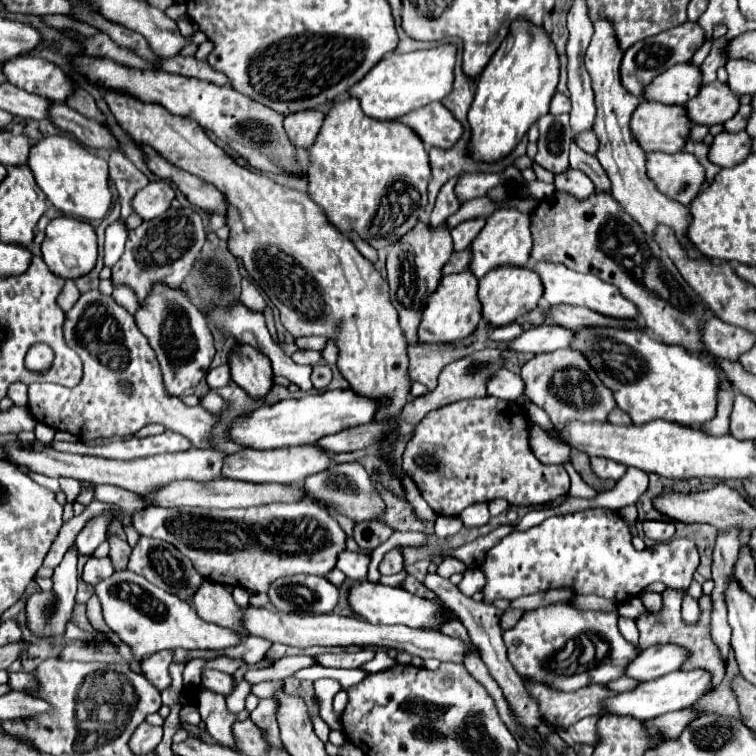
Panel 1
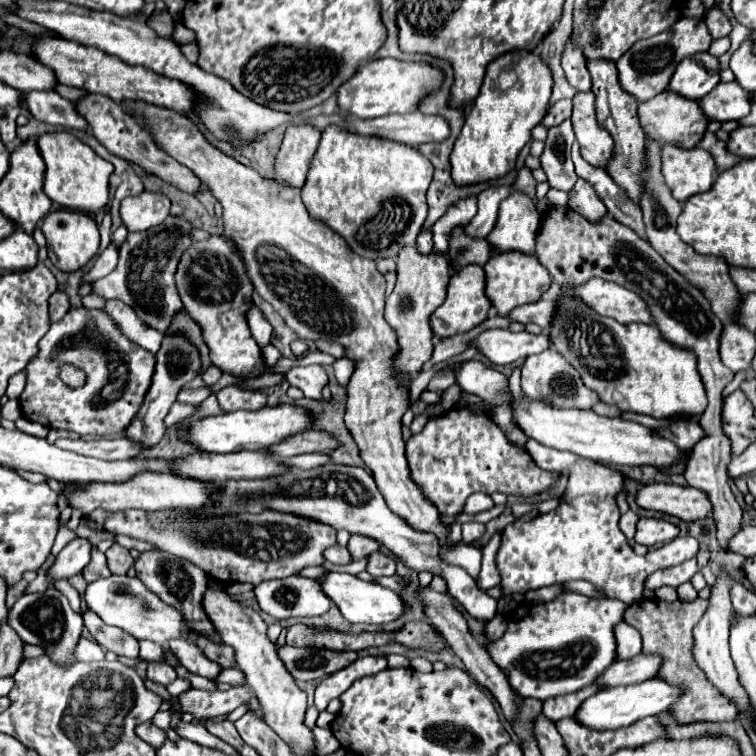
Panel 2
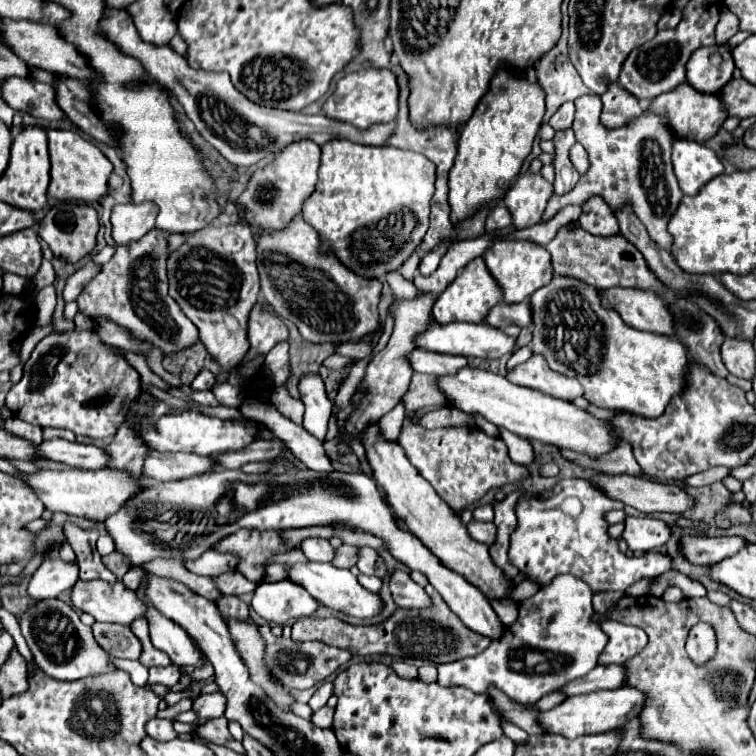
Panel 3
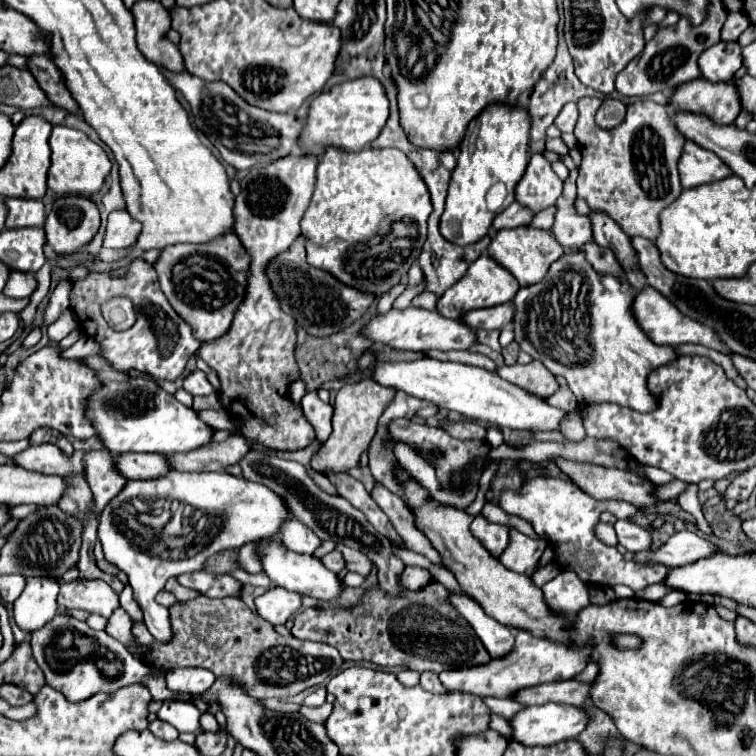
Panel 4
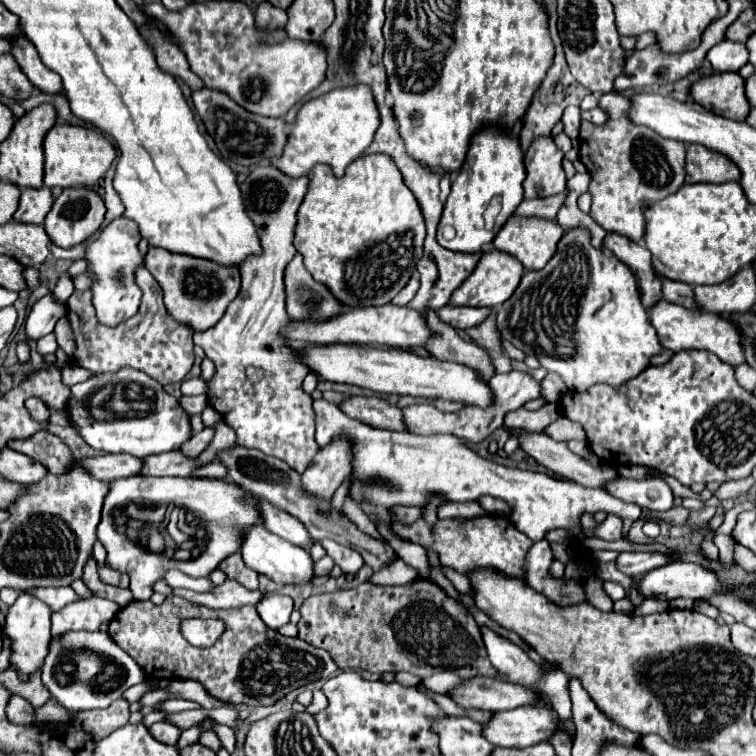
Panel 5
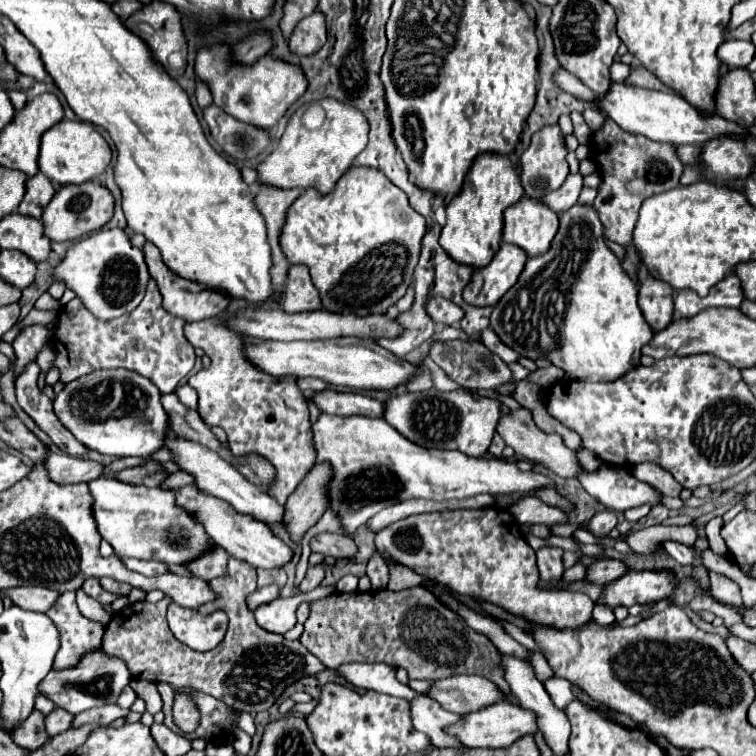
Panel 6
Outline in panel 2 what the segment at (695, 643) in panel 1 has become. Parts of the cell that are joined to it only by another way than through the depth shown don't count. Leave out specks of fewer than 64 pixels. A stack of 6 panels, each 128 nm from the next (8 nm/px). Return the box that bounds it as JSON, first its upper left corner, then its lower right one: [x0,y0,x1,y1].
[624,598,738,724]

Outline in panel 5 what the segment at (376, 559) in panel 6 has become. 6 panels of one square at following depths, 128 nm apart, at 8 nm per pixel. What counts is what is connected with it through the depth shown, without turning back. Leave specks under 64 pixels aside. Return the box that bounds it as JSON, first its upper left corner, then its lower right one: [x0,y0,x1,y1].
[331,474,353,513]

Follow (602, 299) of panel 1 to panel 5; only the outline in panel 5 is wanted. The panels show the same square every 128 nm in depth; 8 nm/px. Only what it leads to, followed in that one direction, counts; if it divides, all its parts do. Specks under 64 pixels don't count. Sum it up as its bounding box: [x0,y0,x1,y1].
[650,300,744,366]

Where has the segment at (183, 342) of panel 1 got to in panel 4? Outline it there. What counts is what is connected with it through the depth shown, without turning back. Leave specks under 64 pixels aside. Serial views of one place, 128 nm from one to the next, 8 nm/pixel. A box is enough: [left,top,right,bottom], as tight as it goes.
[84,450,126,516]

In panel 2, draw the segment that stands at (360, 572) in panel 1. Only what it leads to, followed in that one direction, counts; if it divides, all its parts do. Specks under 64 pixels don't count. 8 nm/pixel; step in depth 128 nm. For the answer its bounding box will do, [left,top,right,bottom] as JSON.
[324,544,350,564]

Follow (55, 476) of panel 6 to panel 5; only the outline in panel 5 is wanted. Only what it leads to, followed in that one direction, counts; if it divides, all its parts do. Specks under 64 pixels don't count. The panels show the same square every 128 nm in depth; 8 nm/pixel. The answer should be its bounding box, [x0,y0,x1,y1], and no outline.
[66,368,190,482]

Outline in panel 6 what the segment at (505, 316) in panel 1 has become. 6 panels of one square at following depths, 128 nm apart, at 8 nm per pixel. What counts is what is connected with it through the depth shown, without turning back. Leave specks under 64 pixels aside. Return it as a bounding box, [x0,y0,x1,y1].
[504,196,558,258]

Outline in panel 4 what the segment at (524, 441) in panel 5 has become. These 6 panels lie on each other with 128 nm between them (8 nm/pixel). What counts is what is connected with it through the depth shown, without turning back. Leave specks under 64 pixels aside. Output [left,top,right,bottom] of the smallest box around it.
[552,458,652,506]

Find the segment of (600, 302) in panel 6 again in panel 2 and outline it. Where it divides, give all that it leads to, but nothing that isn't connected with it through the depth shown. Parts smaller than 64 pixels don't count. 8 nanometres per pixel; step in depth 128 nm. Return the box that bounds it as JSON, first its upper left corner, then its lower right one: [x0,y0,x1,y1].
[548,294,708,418]

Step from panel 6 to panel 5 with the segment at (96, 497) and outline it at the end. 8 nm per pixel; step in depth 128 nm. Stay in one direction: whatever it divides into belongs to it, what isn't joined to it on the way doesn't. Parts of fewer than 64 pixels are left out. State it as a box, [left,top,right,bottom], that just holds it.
[98,476,260,600]

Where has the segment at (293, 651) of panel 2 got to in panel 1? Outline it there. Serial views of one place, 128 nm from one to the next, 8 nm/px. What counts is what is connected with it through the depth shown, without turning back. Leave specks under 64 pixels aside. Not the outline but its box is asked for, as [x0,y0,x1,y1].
[314,650,374,668]

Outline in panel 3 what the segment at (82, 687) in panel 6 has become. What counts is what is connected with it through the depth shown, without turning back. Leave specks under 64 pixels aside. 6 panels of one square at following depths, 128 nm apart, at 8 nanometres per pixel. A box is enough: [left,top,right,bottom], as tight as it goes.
[20,600,116,680]

